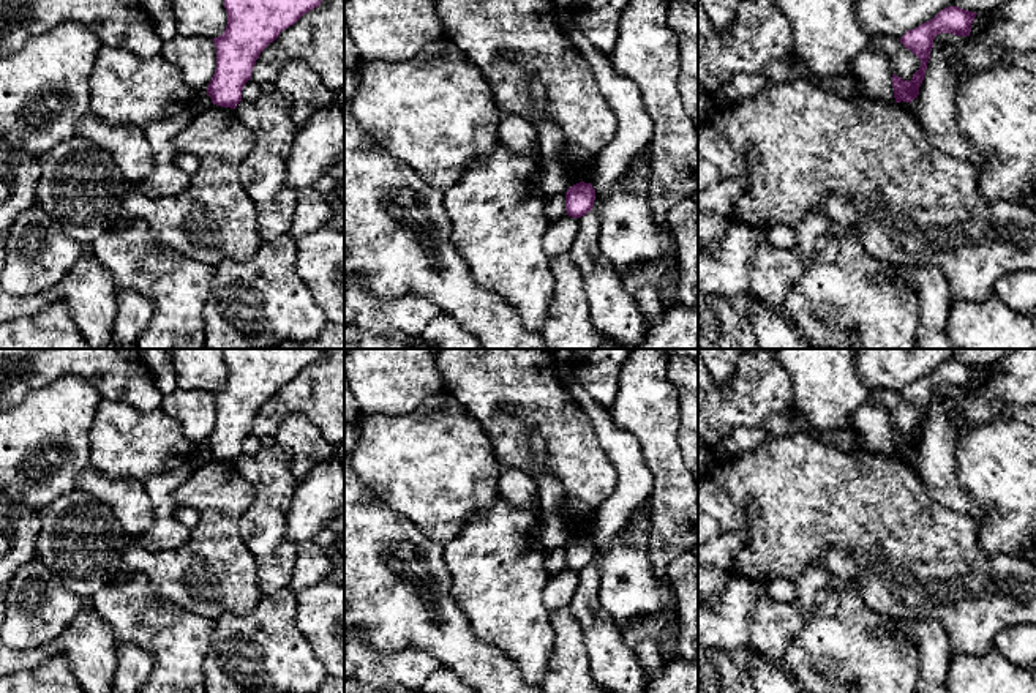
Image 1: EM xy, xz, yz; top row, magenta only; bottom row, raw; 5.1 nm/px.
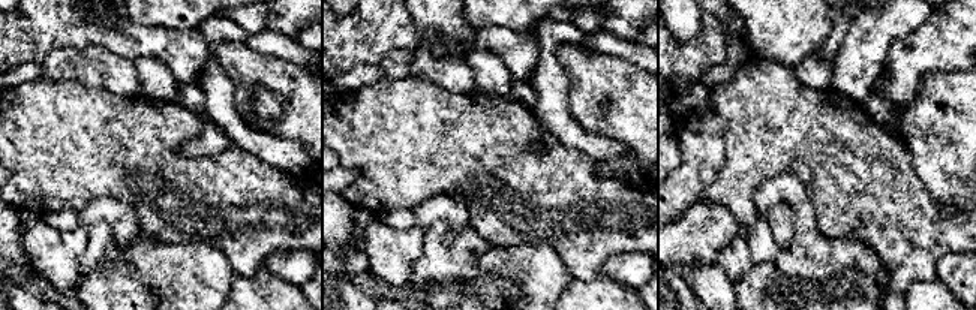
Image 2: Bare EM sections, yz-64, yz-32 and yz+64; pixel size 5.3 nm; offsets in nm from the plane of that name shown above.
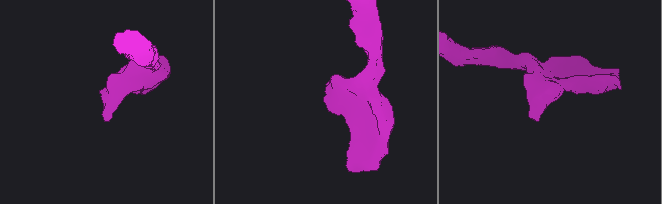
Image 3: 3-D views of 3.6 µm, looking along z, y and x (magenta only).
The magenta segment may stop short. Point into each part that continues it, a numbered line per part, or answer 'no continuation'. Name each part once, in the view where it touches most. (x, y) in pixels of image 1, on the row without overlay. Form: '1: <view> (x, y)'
no continuation

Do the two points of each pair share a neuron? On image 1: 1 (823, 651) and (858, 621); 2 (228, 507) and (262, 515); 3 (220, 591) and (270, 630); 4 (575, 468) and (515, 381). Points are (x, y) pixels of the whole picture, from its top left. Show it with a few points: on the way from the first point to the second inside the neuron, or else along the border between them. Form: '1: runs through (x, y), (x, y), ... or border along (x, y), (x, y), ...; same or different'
1: runs through (831, 648), (850, 629); same
2: border along (239, 474), (255, 490), (239, 524), (247, 546); different
3: border along (262, 597), (245, 614), (221, 613), (213, 619); different
4: runs through (572, 445), (569, 434), (537, 403); same

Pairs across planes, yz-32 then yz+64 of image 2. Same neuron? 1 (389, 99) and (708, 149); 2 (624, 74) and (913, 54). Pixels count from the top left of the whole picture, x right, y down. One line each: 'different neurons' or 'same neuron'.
1: different neurons
2: different neurons

